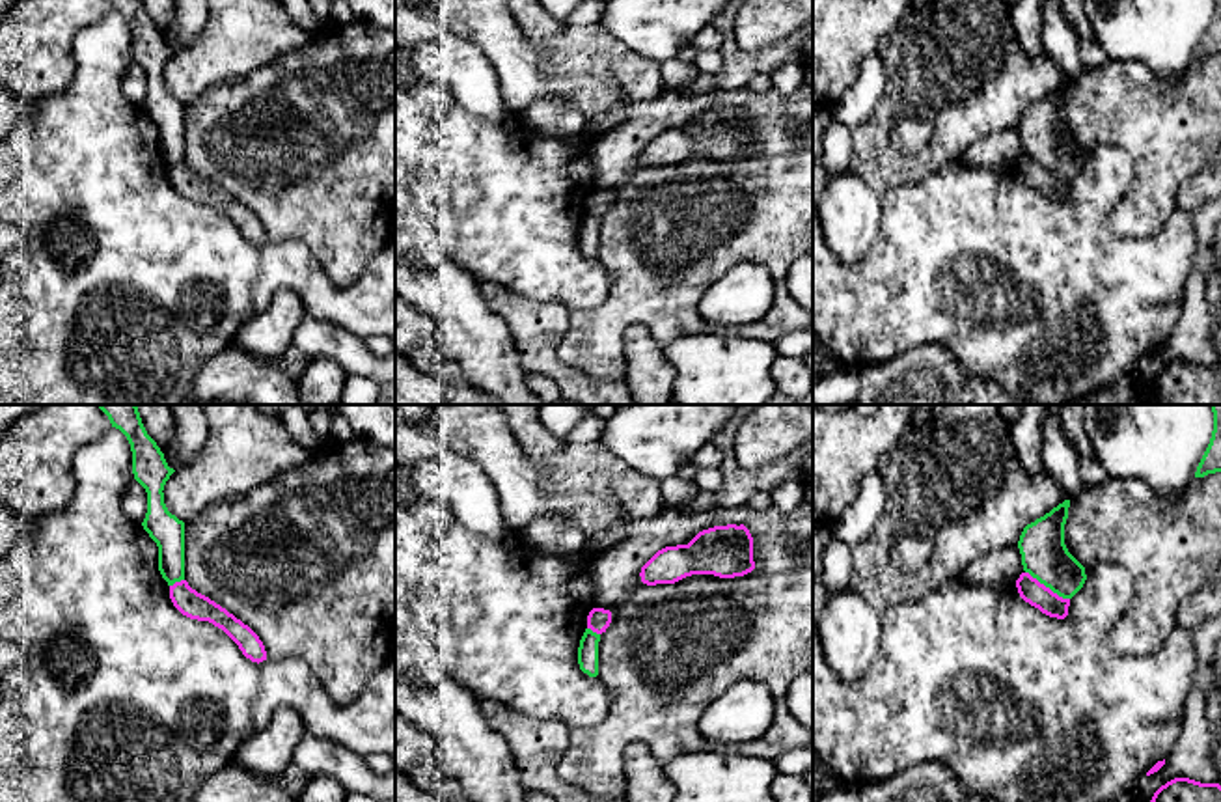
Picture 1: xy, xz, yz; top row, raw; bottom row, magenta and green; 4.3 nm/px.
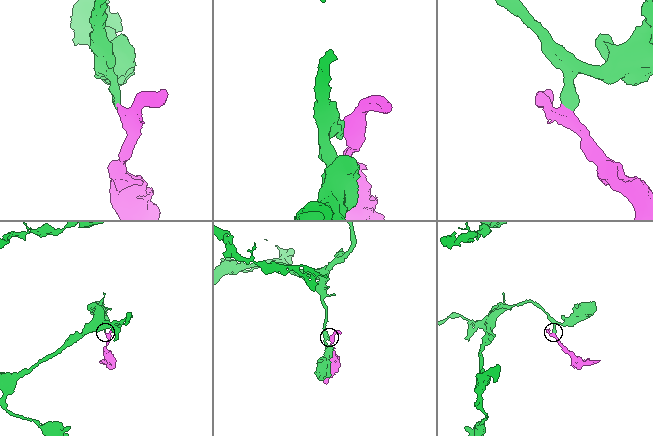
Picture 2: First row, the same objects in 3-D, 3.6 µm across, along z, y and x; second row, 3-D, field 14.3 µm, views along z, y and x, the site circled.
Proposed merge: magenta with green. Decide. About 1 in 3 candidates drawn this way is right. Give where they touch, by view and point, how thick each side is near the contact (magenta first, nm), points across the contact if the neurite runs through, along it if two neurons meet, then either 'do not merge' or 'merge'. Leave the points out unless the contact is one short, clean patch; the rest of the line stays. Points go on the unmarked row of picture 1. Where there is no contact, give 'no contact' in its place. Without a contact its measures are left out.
contact yz (1048, 170); calibres 100 and 200 nm; border yz (1026, 153), (1069, 181); do not merge

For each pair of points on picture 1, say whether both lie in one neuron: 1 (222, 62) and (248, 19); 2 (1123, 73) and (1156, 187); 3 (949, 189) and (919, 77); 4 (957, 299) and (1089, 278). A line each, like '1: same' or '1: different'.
1: same
2: same
3: different
4: same

